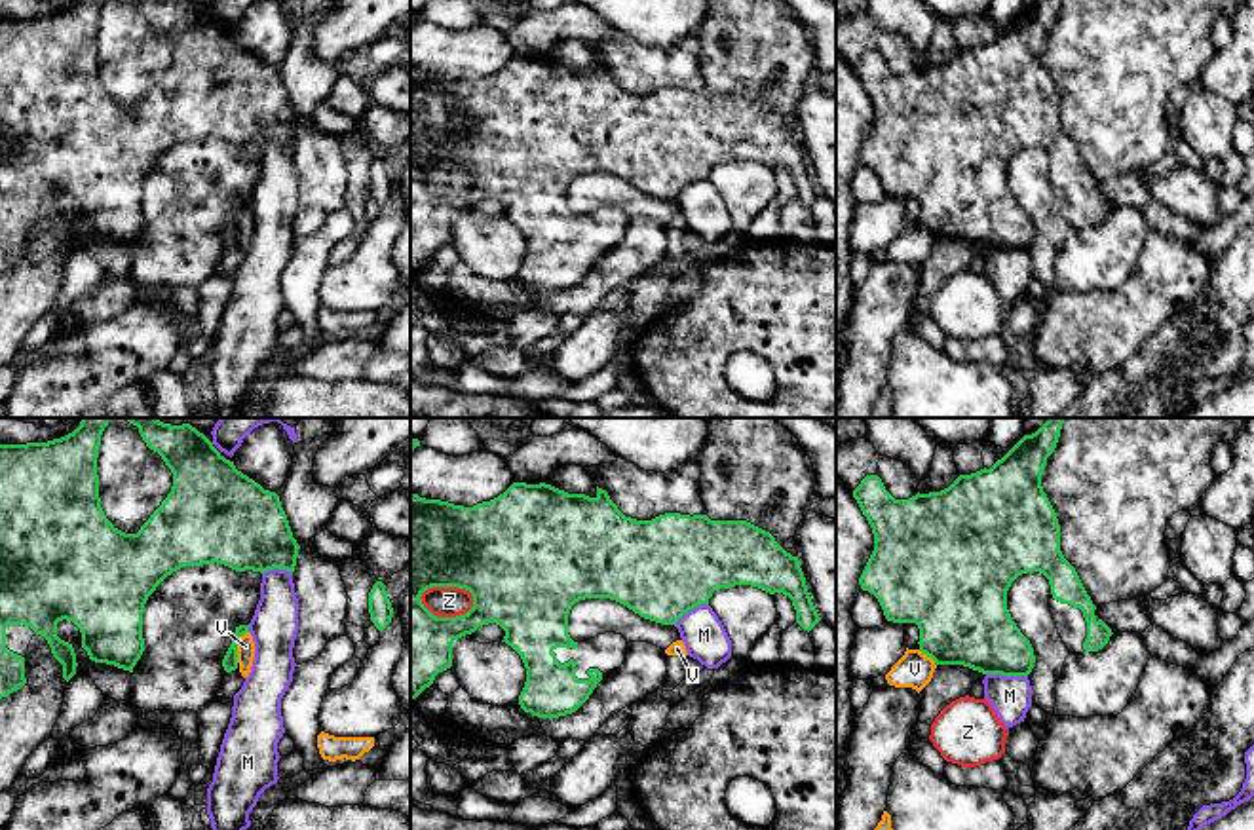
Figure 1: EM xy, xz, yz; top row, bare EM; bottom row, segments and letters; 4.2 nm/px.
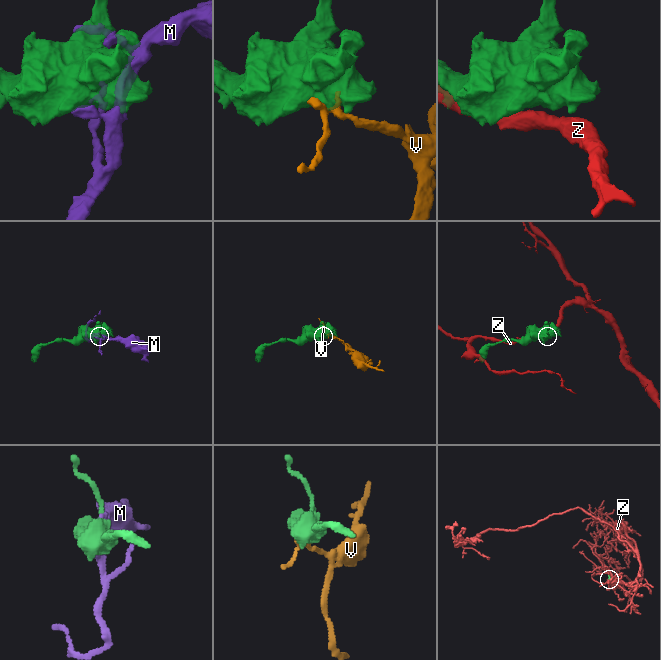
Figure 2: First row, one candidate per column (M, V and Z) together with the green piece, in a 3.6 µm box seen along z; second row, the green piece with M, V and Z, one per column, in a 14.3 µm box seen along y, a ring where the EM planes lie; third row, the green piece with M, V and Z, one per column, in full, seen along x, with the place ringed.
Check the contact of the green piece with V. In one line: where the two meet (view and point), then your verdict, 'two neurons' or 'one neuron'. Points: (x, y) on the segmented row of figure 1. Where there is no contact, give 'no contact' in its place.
xy (236, 646) | two neurons

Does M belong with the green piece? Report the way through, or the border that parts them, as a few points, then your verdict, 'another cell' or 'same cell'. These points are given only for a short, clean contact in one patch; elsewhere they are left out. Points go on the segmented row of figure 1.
another cell

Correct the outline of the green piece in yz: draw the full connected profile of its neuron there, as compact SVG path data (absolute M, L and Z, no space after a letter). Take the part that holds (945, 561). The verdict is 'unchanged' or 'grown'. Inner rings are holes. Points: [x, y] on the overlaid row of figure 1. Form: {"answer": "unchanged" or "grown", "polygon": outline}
{"answer": "grown", "polygon": "M1049 418L990 469L960 475L940 492L895 500L878 475L866 475L853 490L874 534L874 551L859 585L878 598L887 621L918 625L920 651L935 665L1028 676L1036 663L1034 648L1007 610L1011 583L1028 572L1049 579L1051 613L1072 653L1098 651L1113 634L1060 551L1060 524L1041 486L1041 473L1056 448L1062 424L1064 418Z"}

